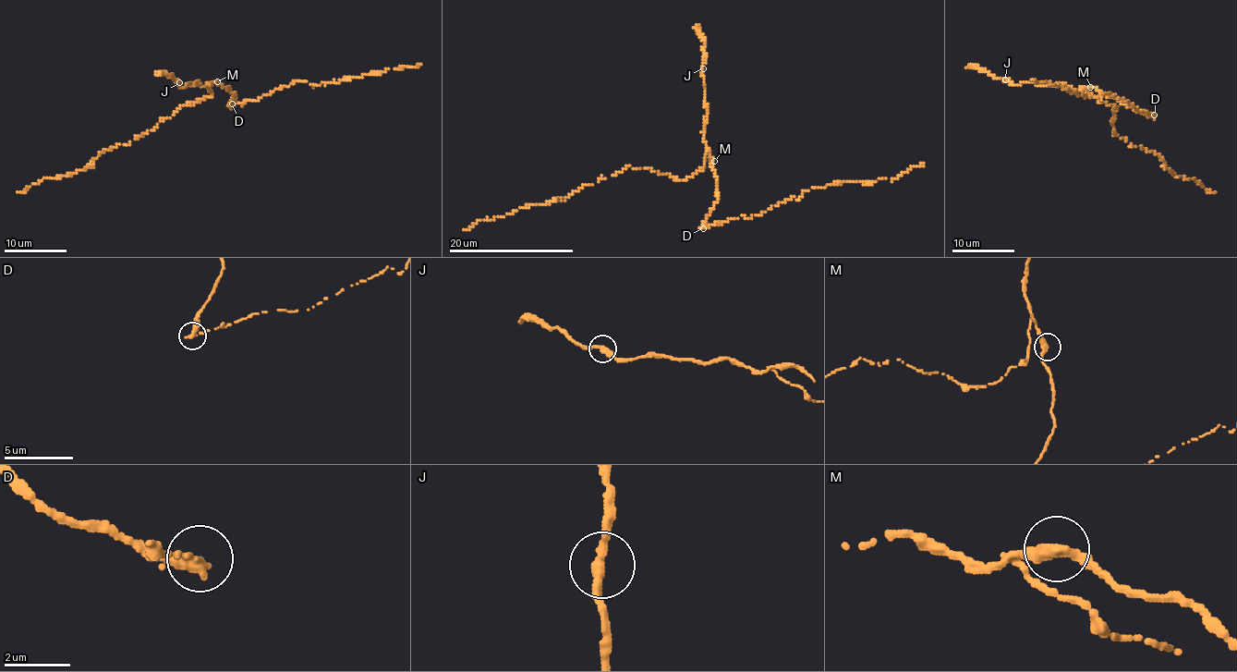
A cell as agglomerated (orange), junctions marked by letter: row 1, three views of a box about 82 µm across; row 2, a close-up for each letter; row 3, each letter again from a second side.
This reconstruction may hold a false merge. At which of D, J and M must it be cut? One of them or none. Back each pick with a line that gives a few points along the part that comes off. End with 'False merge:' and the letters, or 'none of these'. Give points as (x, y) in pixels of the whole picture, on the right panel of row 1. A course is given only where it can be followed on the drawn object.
D: course (1155, 114), (1135, 111), (1129, 102), (1110, 93), (1092, 98), (1054, 83), (1031, 80)
False merge: D

